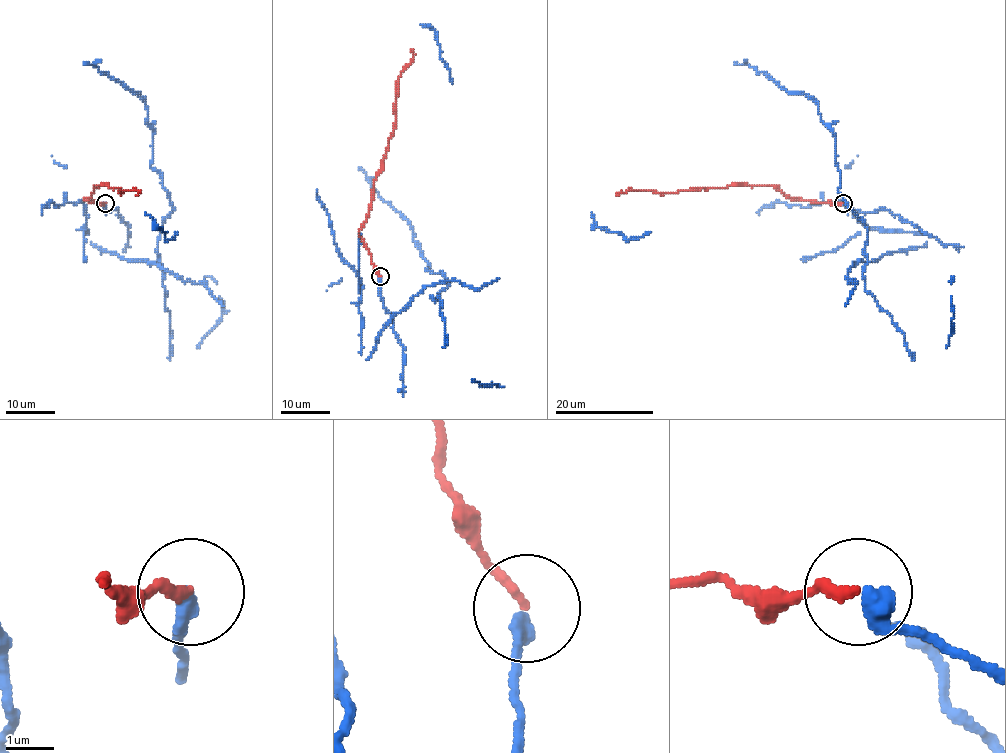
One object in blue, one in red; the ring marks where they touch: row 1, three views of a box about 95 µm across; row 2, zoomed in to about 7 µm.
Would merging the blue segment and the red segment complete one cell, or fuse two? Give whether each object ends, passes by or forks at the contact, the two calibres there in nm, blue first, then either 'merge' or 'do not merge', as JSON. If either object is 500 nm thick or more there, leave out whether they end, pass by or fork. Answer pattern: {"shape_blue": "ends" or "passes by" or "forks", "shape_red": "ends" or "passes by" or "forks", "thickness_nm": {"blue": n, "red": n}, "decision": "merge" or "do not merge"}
{"shape_blue": "ends", "shape_red": "ends", "thickness_nm": {"blue": 420, "red": 200}, "decision": "merge"}

